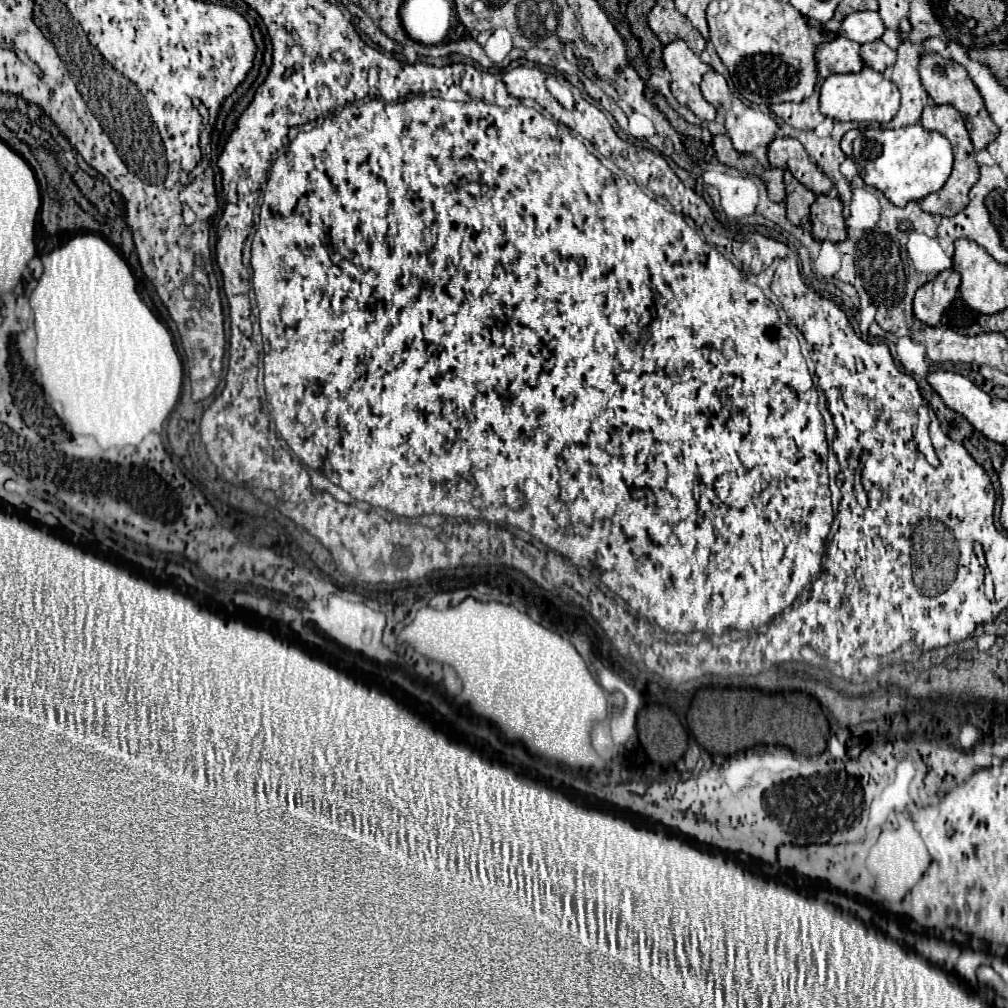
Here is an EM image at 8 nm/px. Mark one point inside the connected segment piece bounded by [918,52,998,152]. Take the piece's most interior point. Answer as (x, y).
(947, 82)

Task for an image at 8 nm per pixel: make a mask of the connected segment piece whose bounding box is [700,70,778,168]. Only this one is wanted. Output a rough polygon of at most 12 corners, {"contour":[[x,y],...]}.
{"contour":[[714,70],[702,96],[724,116],[738,152],[770,168],[766,148],[778,124],[746,106]]}

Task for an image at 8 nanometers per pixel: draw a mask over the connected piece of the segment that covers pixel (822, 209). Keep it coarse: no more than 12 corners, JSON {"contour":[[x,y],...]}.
{"contour":[[816,196],[810,206],[814,240],[846,238],[840,198]]}

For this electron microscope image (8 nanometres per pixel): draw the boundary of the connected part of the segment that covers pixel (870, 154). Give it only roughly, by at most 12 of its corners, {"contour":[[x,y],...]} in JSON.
{"contour":[[920,124],[850,130],[842,152],[894,206],[938,192],[950,142]]}

